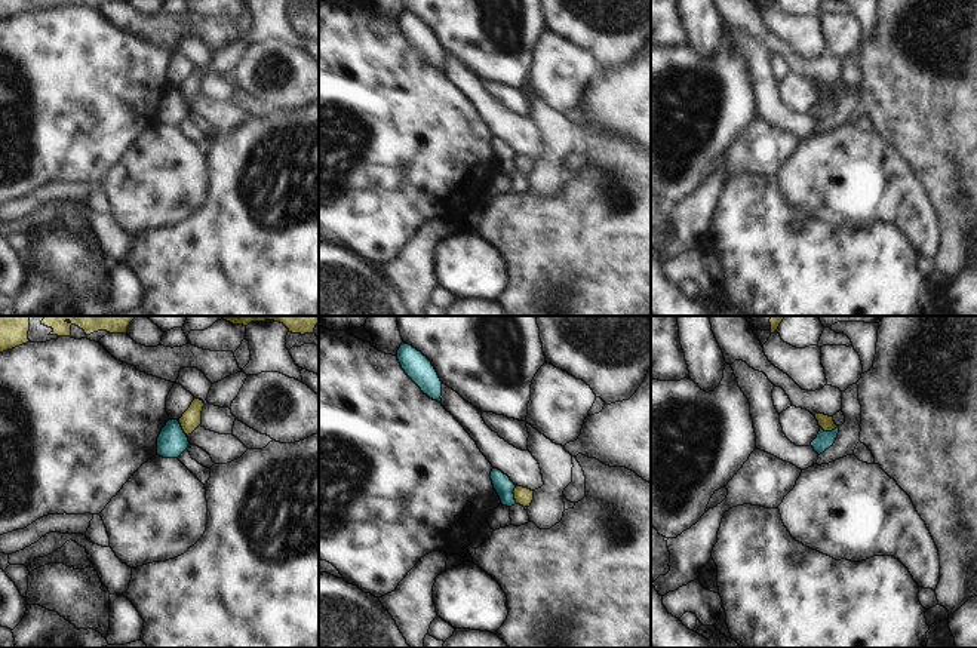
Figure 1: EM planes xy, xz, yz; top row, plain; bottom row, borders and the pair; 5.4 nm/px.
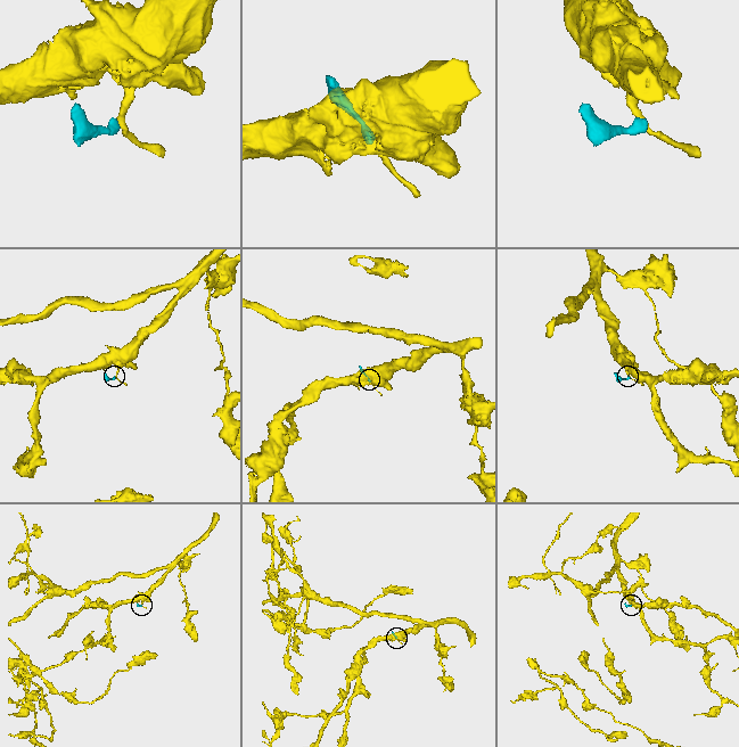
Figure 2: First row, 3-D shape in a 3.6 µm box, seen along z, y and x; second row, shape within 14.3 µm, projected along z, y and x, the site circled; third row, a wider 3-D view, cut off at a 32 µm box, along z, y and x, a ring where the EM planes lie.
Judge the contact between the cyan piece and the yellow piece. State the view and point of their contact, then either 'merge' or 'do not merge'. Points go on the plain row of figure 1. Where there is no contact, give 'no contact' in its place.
xz (513, 162) | do not merge

